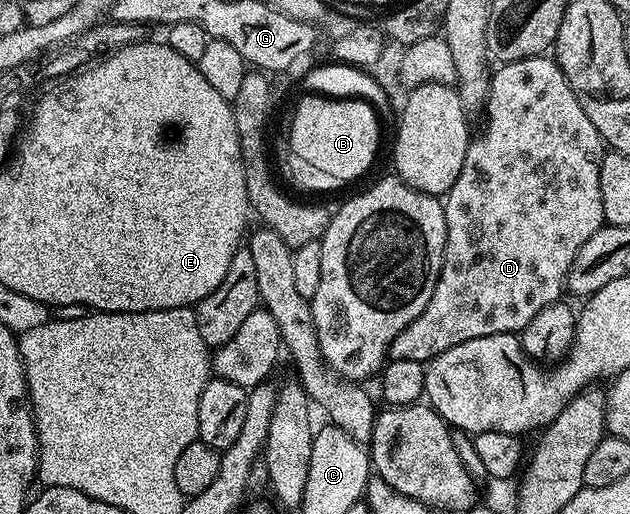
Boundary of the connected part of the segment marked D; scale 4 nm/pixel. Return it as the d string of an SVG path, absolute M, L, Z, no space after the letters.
M549 55L524 57L518 61L506 61L492 70L489 78L489 93L483 102L485 113L485 130L474 136L469 143L469 150L463 159L463 171L459 171L459 179L444 194L445 222L447 223L447 239L445 254L441 264L441 274L435 283L435 291L427 303L427 307L414 319L389 345L388 356L392 359L415 359L428 363L443 351L455 347L459 343L467 343L467 339L479 339L483 335L499 335L500 333L520 334L522 329L543 311L543 307L558 304L562 300L561 292L567 289L569 272L575 263L575 255L606 224L603 215L603 191L599 187L599 171L607 152L605 140L595 131L595 123L587 119L587 111L583 111L583 103L577 98L577 92L571 87L567 75L560 65Z

